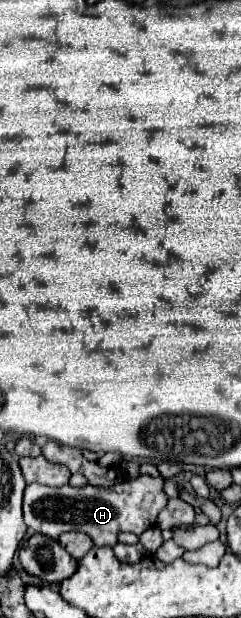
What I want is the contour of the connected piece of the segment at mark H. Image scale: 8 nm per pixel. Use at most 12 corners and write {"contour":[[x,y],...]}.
{"contour":[[164,478],[110,488],[28,484],[24,522],[114,548],[168,504]]}

